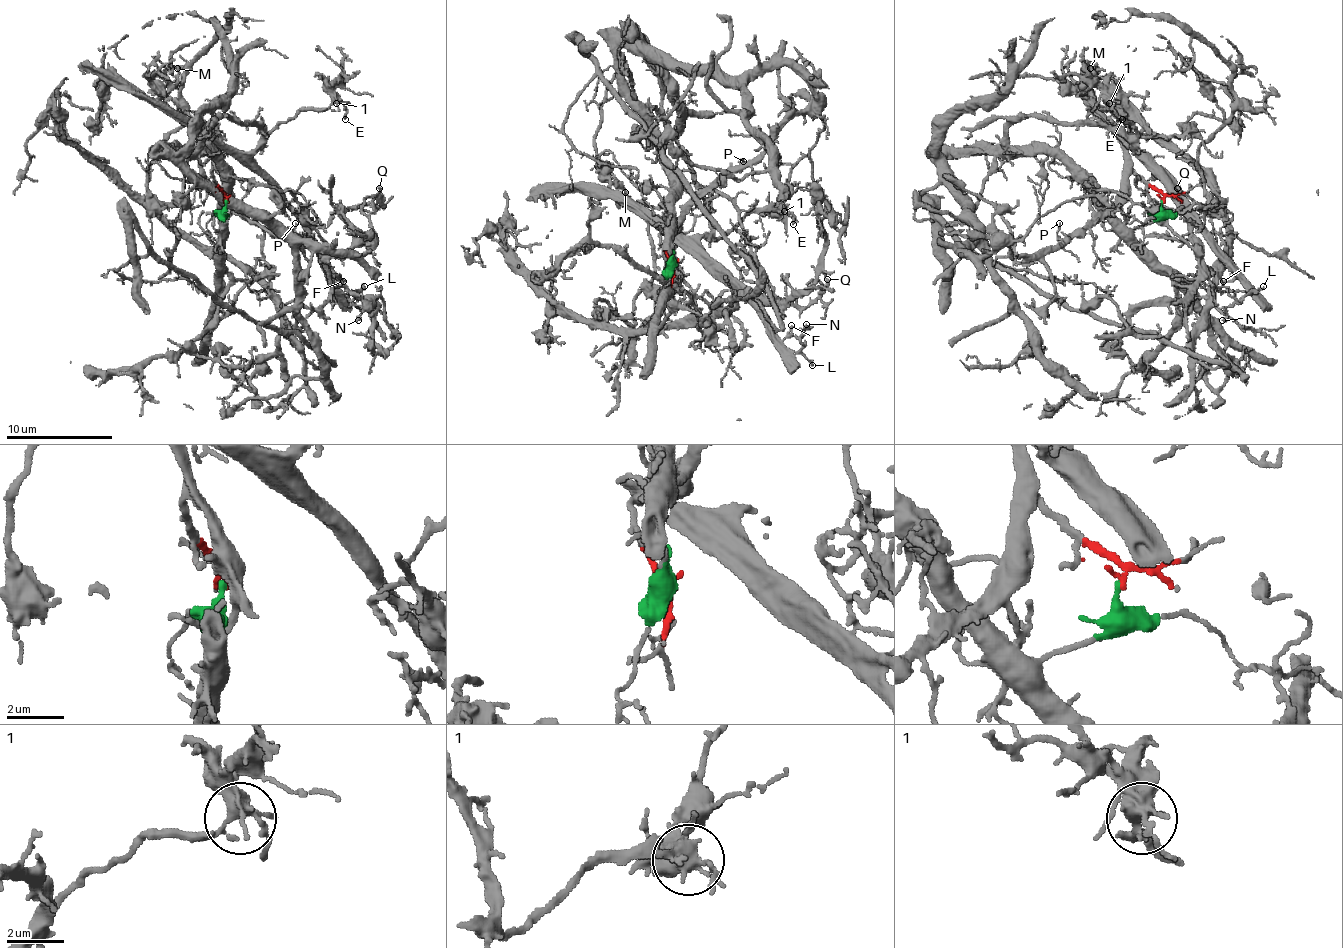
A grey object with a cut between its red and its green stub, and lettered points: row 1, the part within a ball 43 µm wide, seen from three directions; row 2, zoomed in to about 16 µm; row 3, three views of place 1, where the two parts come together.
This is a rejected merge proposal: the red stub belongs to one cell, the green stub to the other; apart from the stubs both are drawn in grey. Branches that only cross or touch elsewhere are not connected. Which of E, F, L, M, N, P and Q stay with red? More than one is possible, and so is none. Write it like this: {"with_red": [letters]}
{"with_red": ["E", "F", "L", "M", "N", "P", "Q"]}

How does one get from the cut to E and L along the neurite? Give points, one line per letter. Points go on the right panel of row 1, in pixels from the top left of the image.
E: (1163, 201), (1131, 169), (1128, 150), (1133, 153), (1136, 131), (1109, 110), (1109, 102), (1123, 118)
L: (1163, 201), (1160, 193), (1131, 169), (1131, 147), (1173, 187), (1211, 235), (1219, 257), (1251, 294), (1264, 286)

